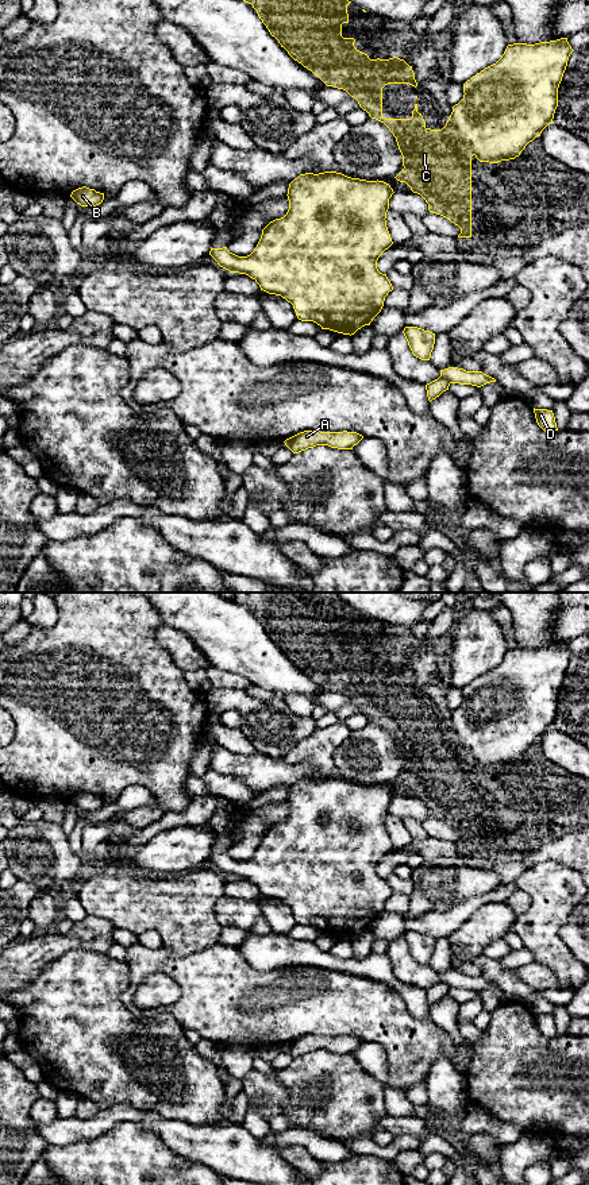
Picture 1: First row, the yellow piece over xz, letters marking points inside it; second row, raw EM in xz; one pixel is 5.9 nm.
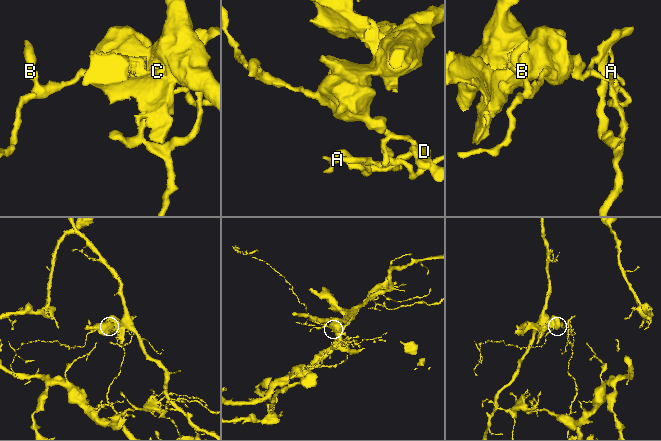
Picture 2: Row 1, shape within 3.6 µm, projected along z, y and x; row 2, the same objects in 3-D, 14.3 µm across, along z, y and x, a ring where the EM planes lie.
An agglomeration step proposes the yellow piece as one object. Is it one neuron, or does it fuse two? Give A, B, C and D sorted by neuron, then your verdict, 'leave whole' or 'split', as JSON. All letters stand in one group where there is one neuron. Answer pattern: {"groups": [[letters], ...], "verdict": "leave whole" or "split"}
{"groups": [["A", "D"], ["B", "C"]], "verdict": "split"}

